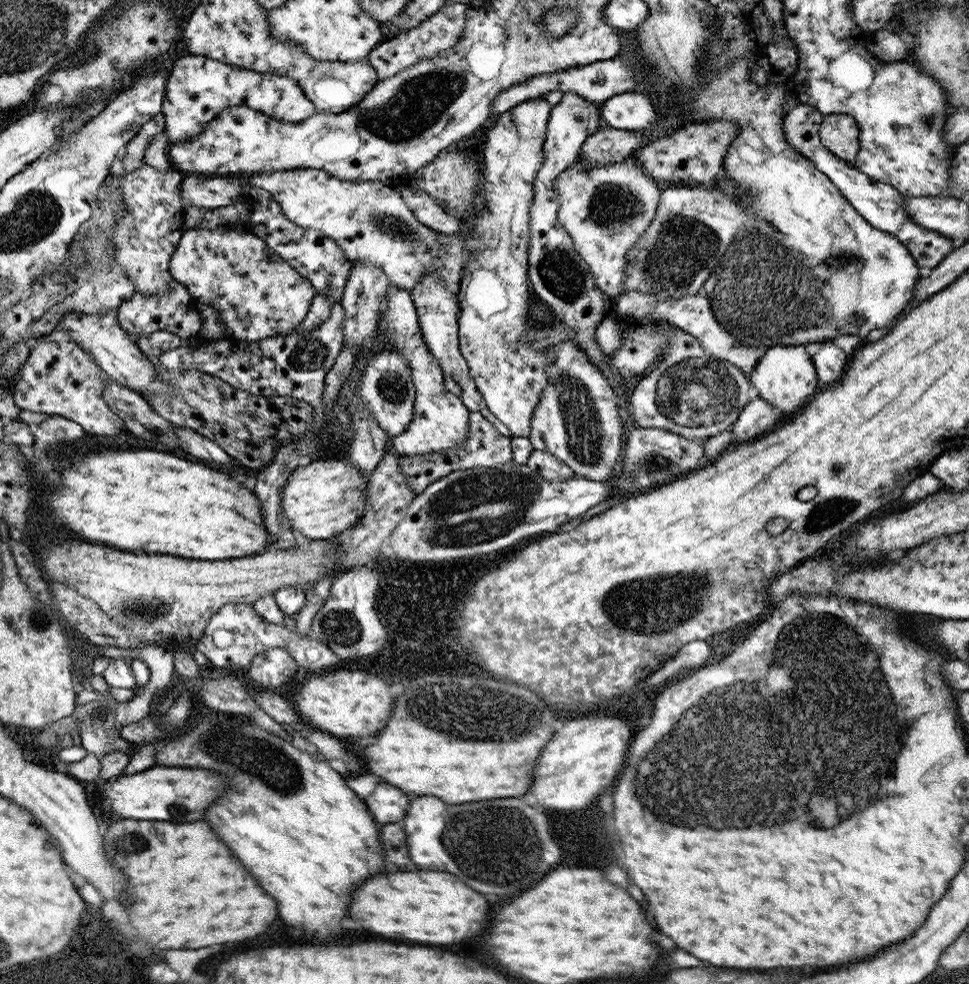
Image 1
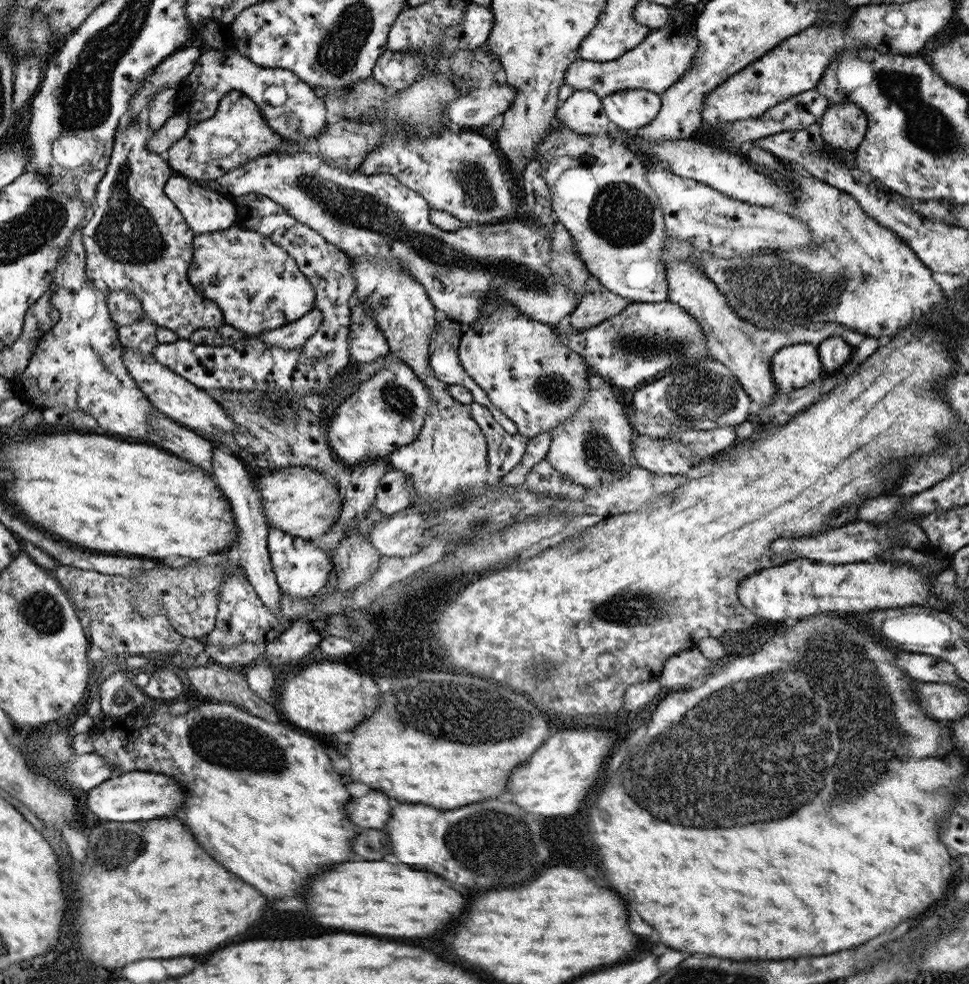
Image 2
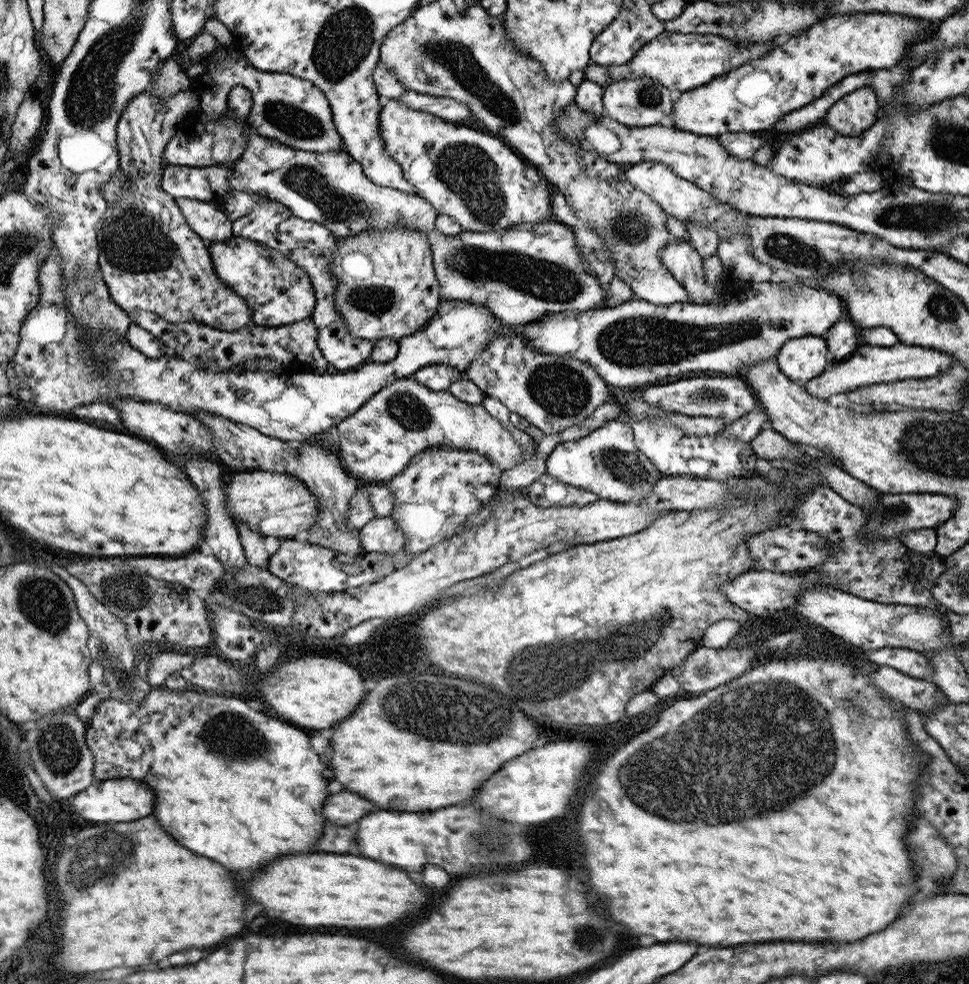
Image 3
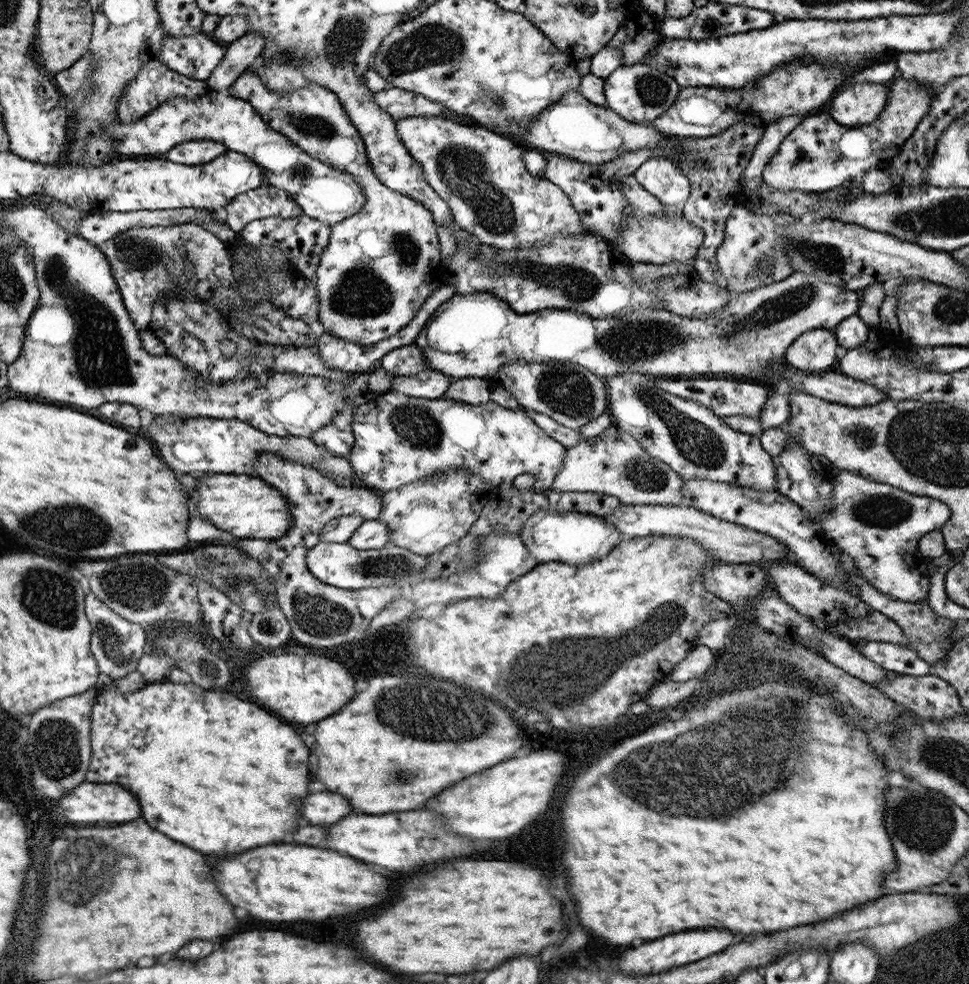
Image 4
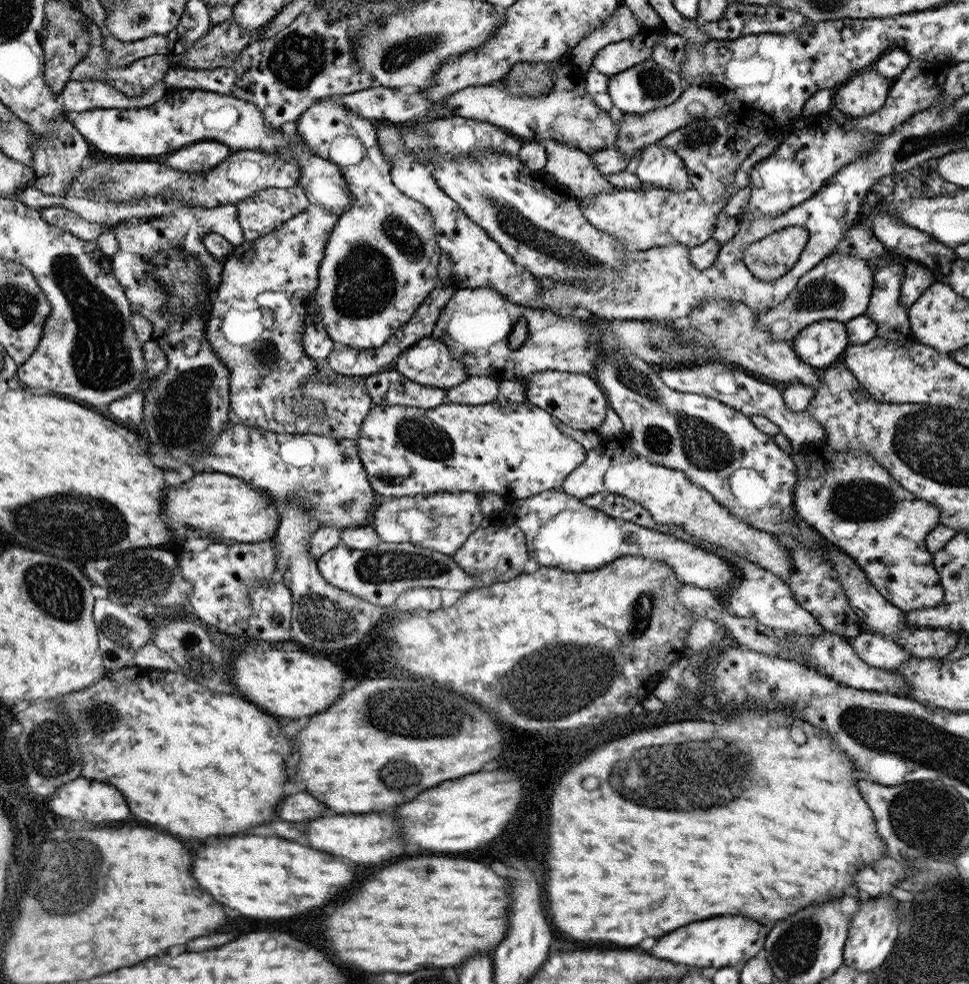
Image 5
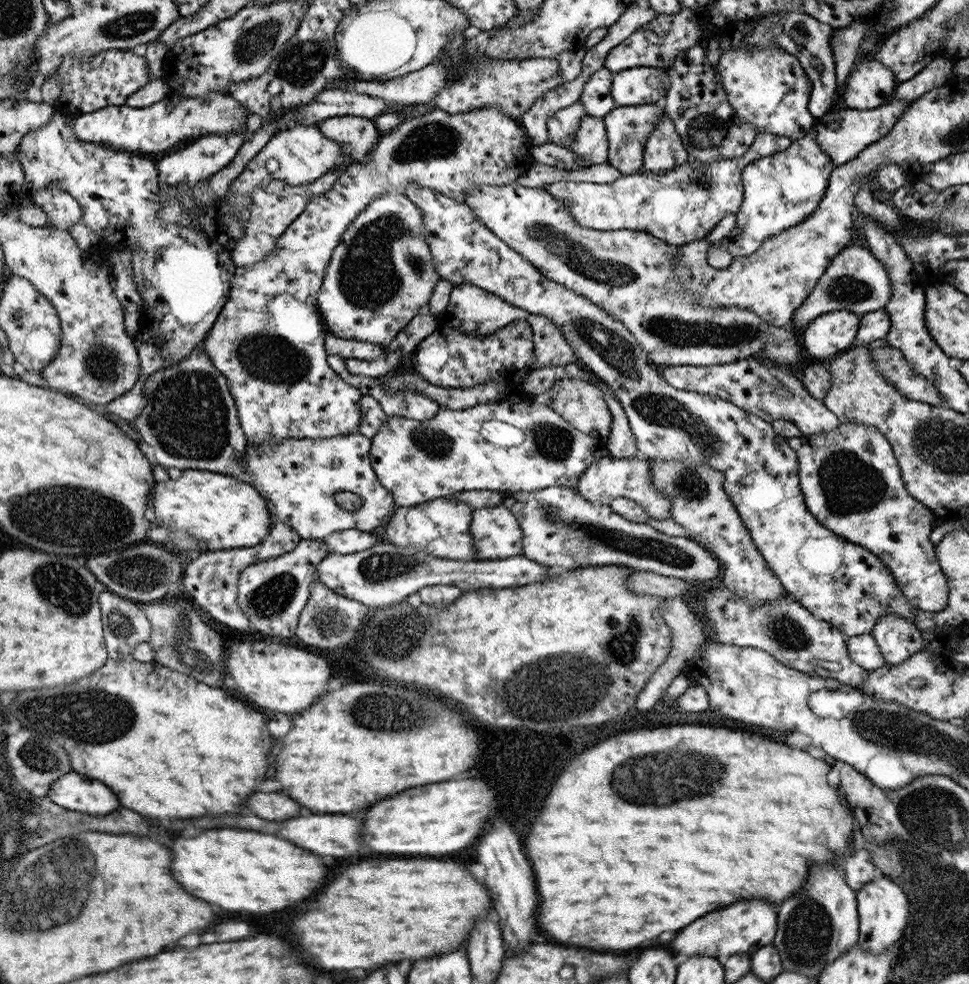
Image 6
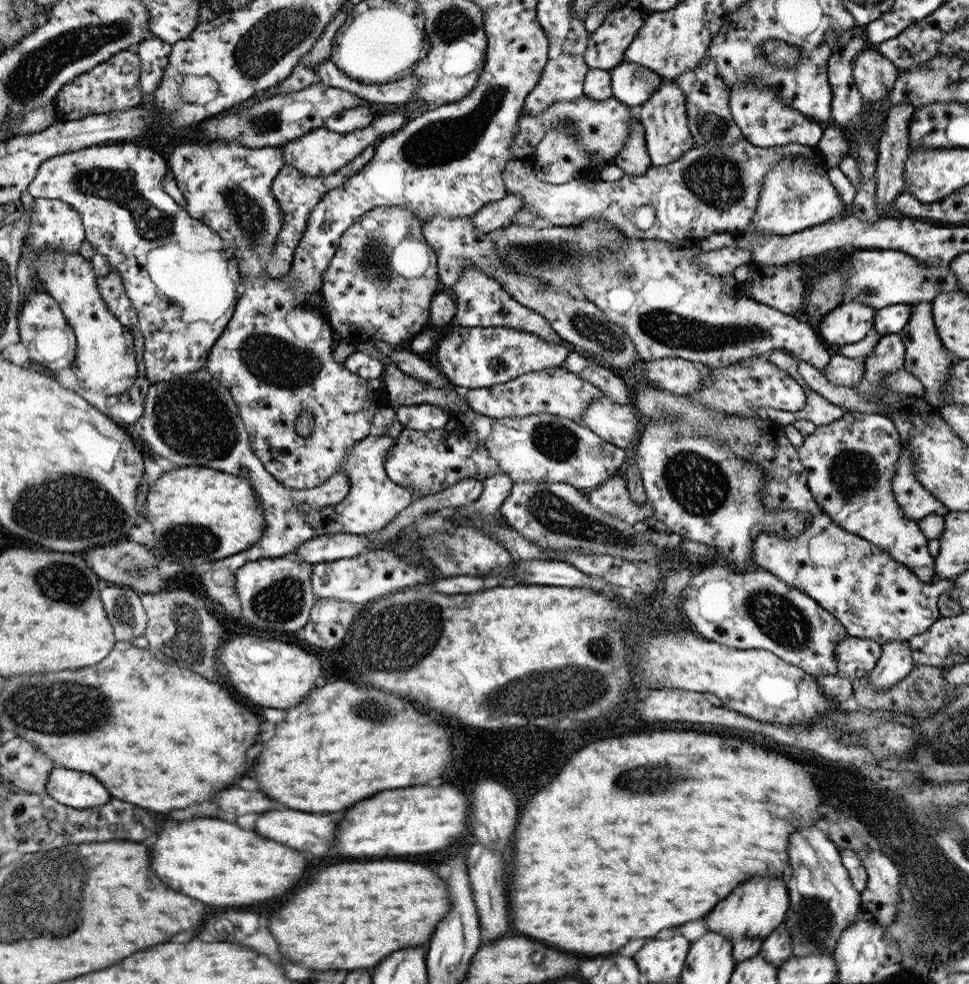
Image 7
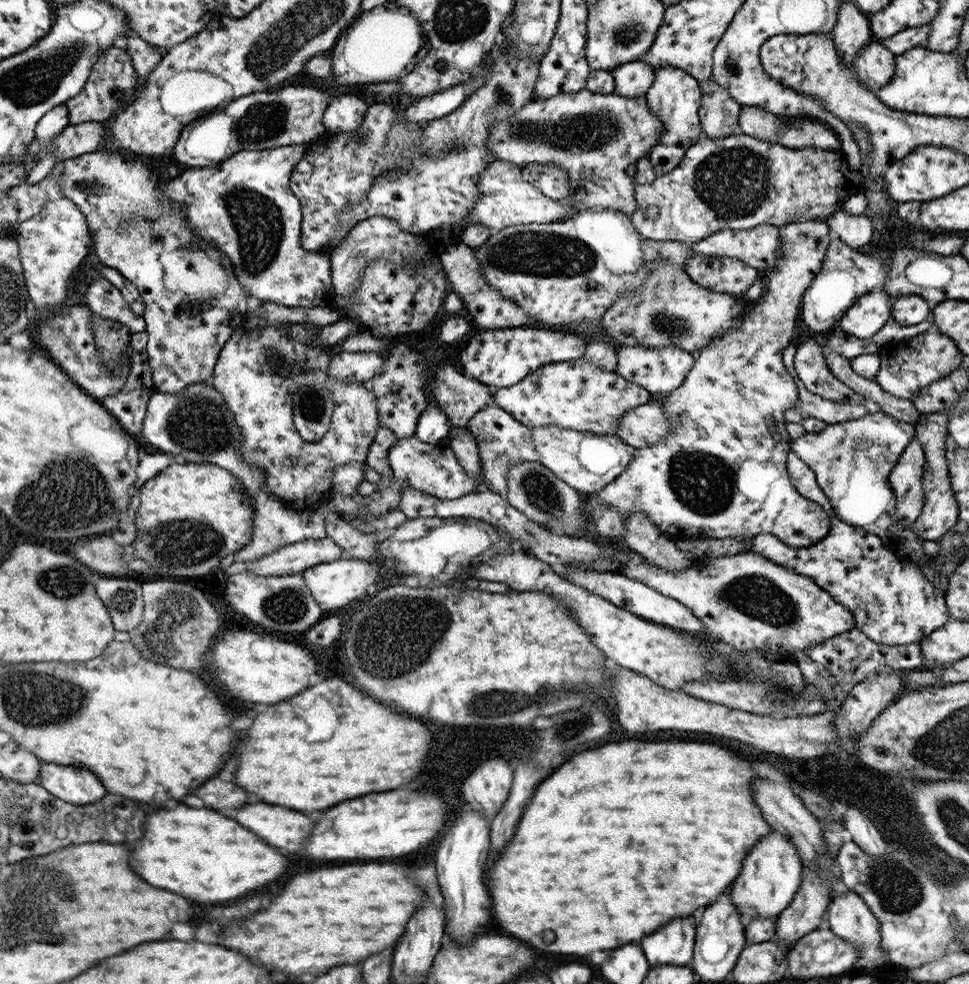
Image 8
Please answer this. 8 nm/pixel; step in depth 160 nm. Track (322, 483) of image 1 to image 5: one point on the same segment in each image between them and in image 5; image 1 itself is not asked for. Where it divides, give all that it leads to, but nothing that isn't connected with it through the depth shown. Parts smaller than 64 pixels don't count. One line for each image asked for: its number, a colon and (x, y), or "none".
2: (301, 501)
3: (273, 504)
4: (247, 507)
5: (226, 508)

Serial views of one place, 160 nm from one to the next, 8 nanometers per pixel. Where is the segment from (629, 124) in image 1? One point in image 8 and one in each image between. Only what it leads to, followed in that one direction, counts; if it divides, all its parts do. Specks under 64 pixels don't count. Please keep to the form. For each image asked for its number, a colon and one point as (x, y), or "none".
2: (630, 110)
3: (637, 102)
4: (638, 93)
5: (647, 86)
6: (636, 86)
7: (632, 84)
8: (633, 79)

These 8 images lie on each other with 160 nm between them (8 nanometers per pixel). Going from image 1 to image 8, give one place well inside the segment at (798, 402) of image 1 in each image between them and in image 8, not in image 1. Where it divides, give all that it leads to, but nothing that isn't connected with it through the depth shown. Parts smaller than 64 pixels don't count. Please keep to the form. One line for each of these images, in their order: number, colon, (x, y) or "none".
2: (797, 365)
3: (801, 359)
4: (814, 351)
5: (821, 344)
6: (830, 334)
7: (850, 322)
8: (872, 310)

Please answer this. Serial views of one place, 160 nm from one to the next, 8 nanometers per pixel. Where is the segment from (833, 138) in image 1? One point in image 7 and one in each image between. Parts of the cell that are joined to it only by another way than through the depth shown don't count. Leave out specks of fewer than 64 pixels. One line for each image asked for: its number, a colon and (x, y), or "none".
2: (843, 126)
3: (851, 115)
4: (856, 104)
5: (865, 93)
6: (871, 84)
7: (875, 76)

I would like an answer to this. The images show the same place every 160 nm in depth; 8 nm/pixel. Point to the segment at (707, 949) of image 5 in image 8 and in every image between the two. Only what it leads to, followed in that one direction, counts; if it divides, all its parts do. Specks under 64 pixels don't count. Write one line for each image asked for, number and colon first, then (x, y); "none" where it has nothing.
6: (743, 928)
7: (753, 911)
8: (771, 875)

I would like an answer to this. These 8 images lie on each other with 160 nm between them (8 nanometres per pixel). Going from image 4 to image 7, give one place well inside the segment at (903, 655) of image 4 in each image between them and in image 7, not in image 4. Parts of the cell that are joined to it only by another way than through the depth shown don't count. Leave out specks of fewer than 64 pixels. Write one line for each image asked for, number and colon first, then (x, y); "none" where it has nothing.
5: (881, 653)
6: (863, 650)
7: (856, 657)

